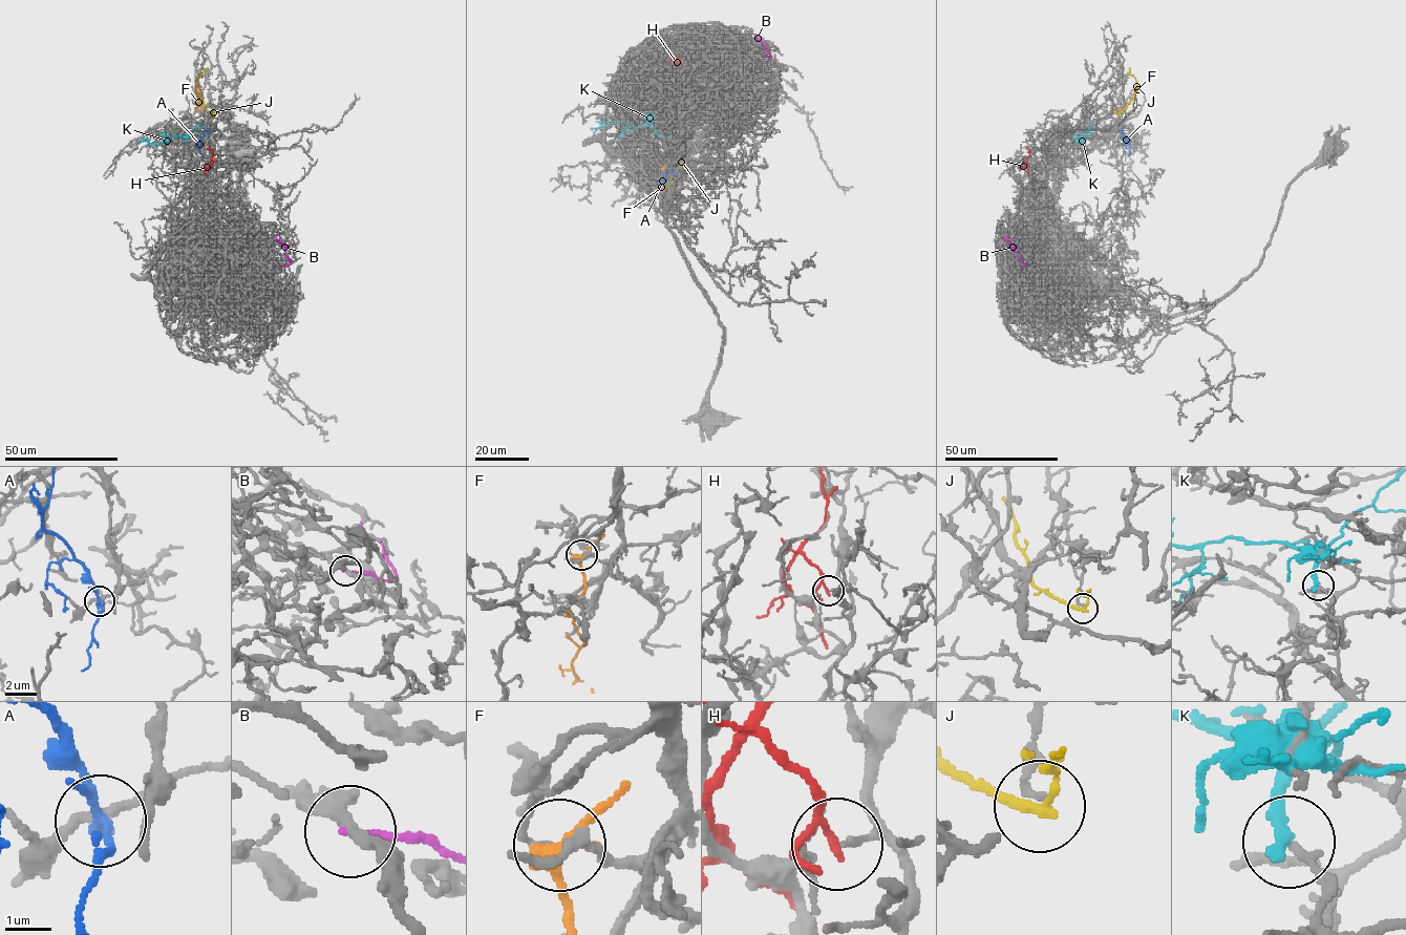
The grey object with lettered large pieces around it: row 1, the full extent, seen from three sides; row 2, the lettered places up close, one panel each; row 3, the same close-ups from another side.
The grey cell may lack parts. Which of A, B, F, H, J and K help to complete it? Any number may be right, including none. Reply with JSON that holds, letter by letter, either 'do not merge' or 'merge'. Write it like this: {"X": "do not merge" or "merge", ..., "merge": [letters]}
{"A": "do not merge", "B": "do not merge", "F": "do not merge", "H": "do not merge", "J": "do not merge", "K": "do not merge", "merge": []}

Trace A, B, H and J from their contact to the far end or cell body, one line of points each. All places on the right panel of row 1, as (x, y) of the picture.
A: (1130, 146), (1122, 135), (1124, 126)
B: (1022, 267), (1023, 262), (1005, 237)
H: (1029, 166), (1025, 161), (1023, 166), (1029, 174)
J: (1116, 114), (1134, 94), (1136, 82), (1129, 67)

